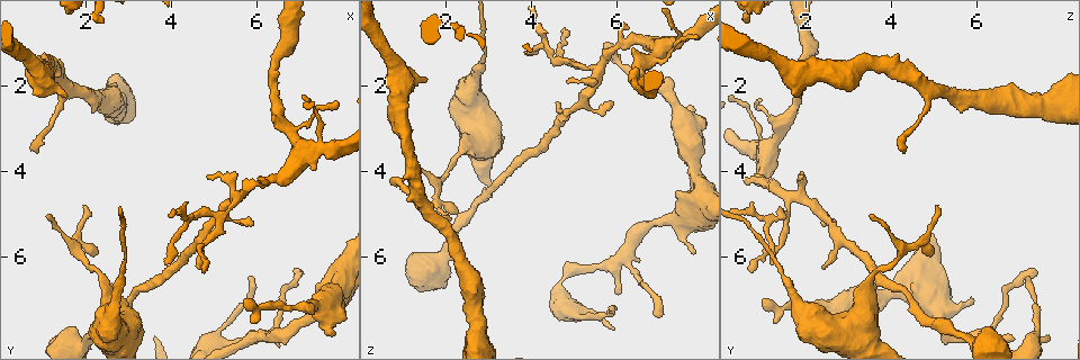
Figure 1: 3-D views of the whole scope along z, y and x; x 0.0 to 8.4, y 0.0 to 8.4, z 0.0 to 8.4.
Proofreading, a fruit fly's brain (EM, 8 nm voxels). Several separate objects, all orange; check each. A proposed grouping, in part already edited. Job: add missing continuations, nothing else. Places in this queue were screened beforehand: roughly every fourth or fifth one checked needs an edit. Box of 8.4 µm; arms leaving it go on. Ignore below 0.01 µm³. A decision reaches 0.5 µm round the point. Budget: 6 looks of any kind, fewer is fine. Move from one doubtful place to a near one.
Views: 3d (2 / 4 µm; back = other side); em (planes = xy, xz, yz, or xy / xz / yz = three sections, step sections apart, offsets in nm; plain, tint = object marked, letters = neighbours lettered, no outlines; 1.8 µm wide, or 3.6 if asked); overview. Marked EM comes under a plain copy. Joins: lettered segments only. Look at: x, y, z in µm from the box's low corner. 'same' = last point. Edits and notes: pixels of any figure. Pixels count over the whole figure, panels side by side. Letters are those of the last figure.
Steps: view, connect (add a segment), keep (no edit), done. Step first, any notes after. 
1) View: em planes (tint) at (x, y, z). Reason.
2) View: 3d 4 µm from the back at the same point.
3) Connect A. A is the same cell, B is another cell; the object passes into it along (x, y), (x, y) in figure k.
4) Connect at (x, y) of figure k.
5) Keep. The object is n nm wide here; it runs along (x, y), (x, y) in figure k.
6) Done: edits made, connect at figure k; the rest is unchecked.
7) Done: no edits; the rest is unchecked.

View: em yz step 8 (tint) at (1.20, 5.00, 3.55). Free end.

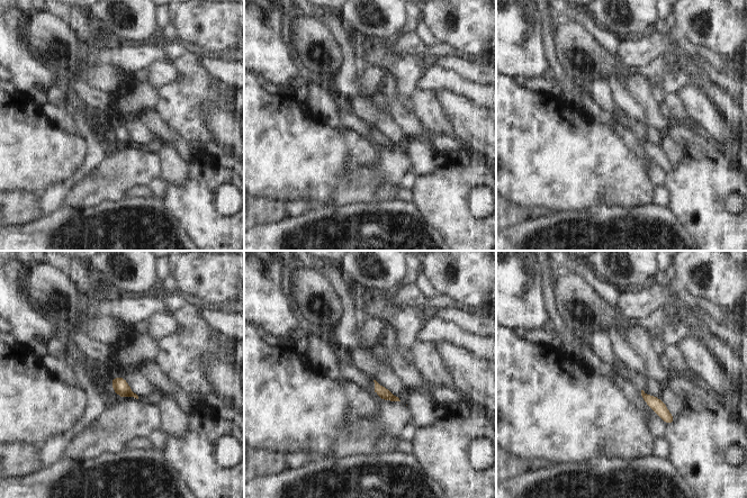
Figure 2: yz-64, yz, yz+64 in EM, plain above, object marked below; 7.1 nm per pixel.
View: em planes (letters) at the same point. Cut it another way.

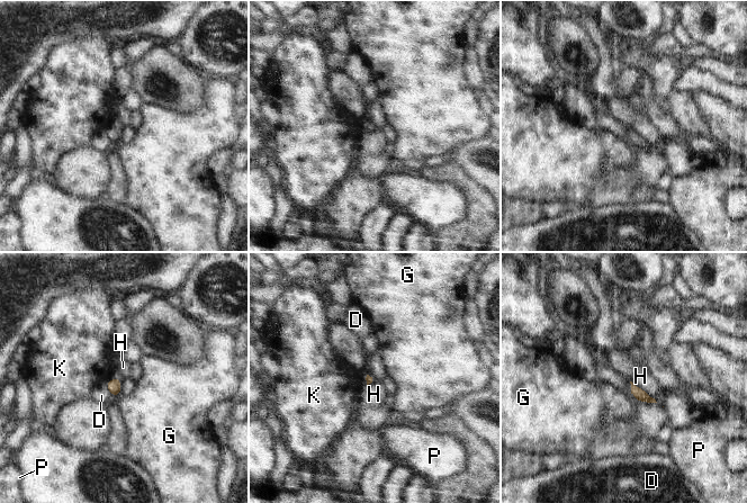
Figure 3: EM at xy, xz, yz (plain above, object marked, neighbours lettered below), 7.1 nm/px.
Keep. D, G, H, K and P are other cells; a border runs along (630, 380), (654, 398) in figure 3; no lettered segment goes on from it.

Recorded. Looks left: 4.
View: em 3.6 µm xy step 4 (letters) at (0.85, 1.65, 1.70). Abrupt turn.

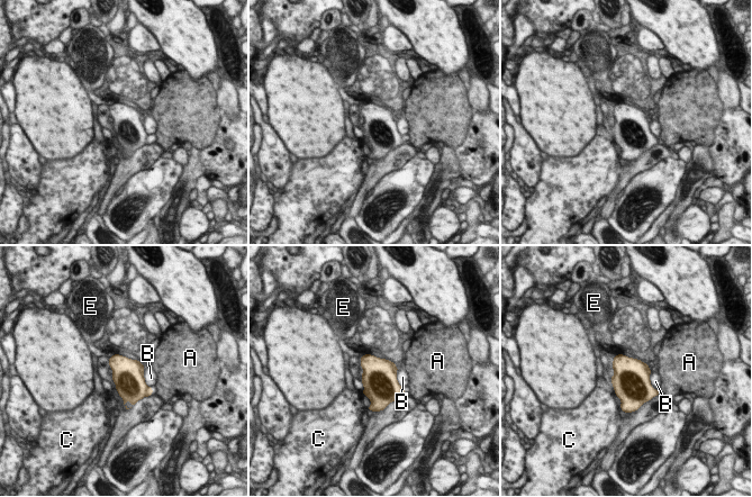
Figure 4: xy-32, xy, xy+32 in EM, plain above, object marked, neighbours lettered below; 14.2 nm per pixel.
Keep. The longest contact is with B, 320 nm; A, B, C and E are other cells; a border runs along (651, 372), (651, 383), (659, 391) in figure 4; none of them fits.

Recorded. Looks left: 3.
View: 3d 4 µm at (7.85, 2.40, 0.90). An open end.

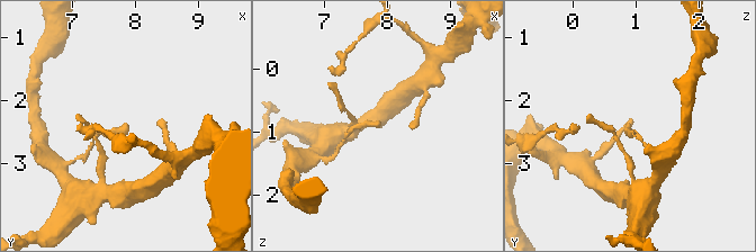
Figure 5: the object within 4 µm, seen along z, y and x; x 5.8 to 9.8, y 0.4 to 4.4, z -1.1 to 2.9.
View: em xz step 8 (tint) at (7.90, 2.45, 0.85).

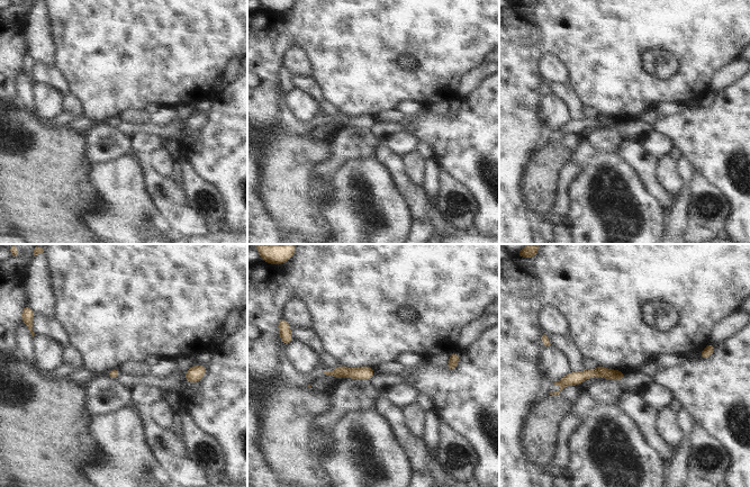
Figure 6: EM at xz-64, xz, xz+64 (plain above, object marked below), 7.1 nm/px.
View: em planes (letters) at the same point. Another direction.

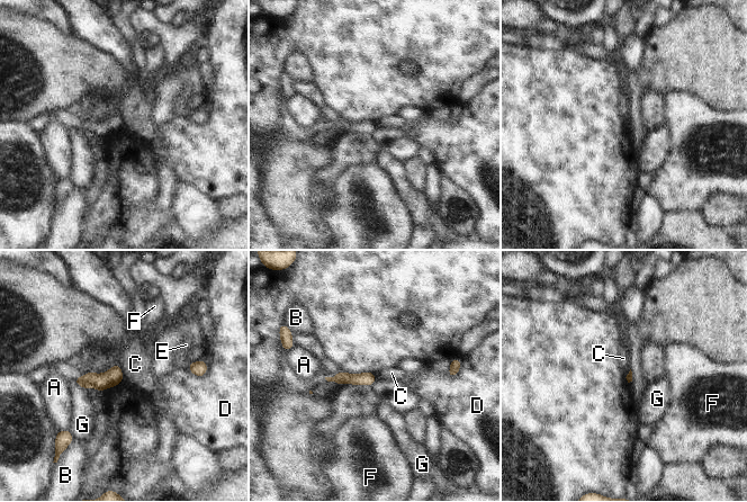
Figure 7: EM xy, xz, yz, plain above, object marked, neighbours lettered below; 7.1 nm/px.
Keep. A, B, C, D, E, F and G are other cells; it runs along (335, 378), (372, 378) in figure 7; none of them fits.

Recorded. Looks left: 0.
Done: no edits; the rest is unchecked.

